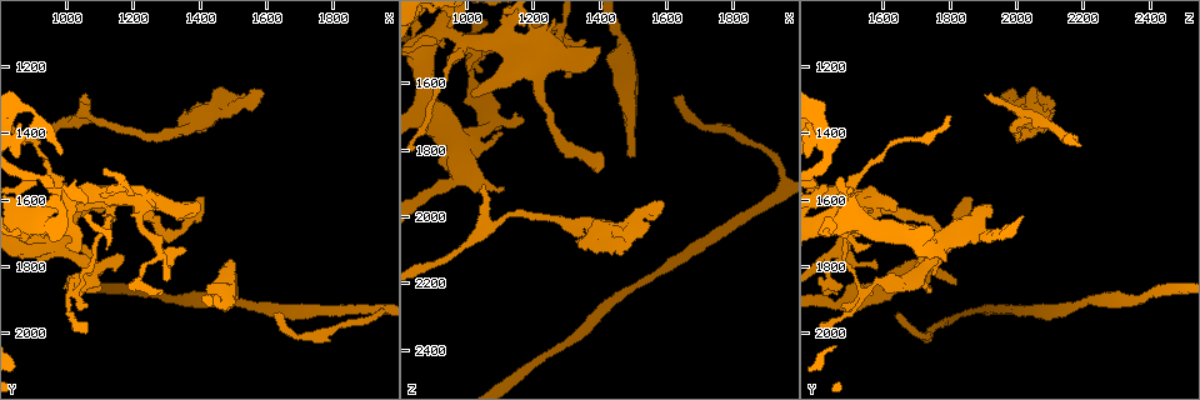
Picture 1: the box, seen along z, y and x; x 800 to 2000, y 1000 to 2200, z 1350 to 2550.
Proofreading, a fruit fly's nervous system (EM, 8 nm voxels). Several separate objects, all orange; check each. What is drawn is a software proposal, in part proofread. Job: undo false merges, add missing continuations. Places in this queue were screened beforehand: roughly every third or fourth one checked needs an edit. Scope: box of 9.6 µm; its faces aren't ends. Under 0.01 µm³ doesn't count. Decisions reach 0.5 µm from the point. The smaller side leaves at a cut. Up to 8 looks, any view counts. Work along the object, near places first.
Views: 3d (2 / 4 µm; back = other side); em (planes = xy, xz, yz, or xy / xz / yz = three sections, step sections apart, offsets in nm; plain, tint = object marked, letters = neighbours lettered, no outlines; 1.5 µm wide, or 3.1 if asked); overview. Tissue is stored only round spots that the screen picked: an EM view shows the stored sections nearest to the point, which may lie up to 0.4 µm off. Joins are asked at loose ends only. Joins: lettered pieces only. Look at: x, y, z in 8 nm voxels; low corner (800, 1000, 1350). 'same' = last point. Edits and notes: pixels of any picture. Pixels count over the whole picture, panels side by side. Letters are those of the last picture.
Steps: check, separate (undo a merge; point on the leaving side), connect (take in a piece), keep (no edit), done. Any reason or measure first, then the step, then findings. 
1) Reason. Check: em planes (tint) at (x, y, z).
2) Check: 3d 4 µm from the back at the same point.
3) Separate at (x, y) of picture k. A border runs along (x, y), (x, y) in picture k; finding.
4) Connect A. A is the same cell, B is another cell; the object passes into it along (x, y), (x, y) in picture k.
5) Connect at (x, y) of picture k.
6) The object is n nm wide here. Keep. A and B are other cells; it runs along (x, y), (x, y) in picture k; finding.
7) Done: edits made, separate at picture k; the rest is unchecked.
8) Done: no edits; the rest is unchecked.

Tapers out. Check: 3d 4 µm at (1630, 1940, 1650).

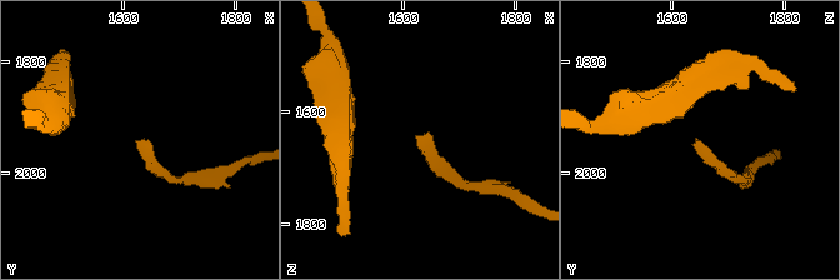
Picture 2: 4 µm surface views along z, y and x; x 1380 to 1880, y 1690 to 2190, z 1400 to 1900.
Need the tissue. Check: em planes (letters) at (1625, 1935, 1650).

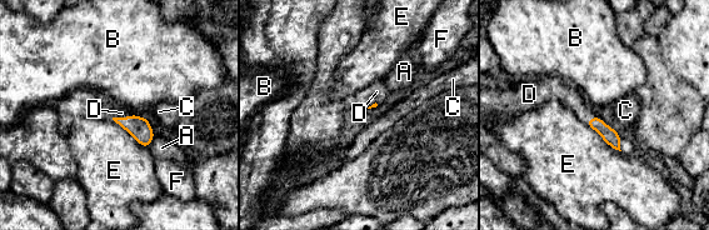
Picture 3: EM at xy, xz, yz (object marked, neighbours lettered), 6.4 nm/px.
Connect D. D is the same cell, A, B, C, E and F are other cells; the object passes into it along (139, 128), (123, 118), (121, 113) in picture 3; it goes on there.

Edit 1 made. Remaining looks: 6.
Arms part here. Check: 3d 2 µm at (1940, 1920, 1930).

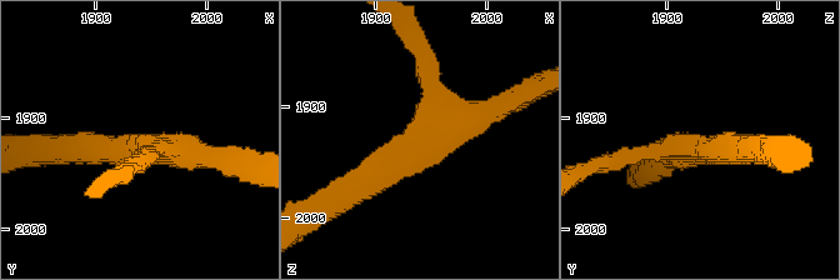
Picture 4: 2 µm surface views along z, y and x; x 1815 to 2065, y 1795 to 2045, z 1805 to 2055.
Now the EM. Check: em yz step 8 (tint) at (1944, 1926, 1924).

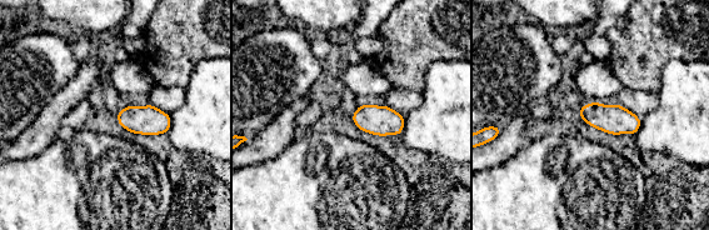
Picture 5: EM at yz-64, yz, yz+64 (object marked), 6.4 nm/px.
Check: em planes (letters) at the same point.

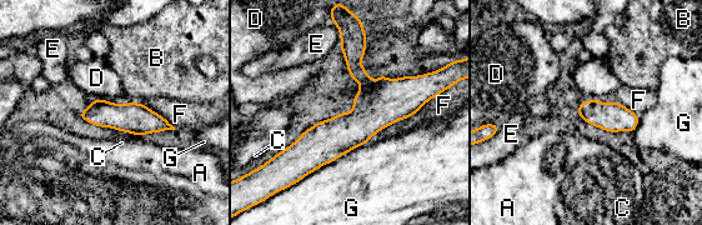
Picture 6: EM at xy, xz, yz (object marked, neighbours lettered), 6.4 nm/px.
The longest contact is with G, 550 nm. Keep. A, B, C, D, E, F and G are other cells; continuous, no second neuron.

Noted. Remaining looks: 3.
An open end. Check: em planes (letters) at (1490, 1860, 1810).

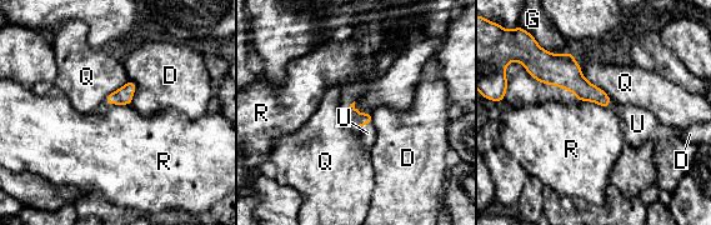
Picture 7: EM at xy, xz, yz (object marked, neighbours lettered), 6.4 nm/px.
Connect U. U is the same cell, D, G, Q and R are other cells; the object passes into it along (356, 119), (362, 125), (367, 133) in picture 7; the neuron continues.

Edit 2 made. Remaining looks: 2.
Done: edits made, connect at picture 3, connect at picture 7; the rest is unchecked.

